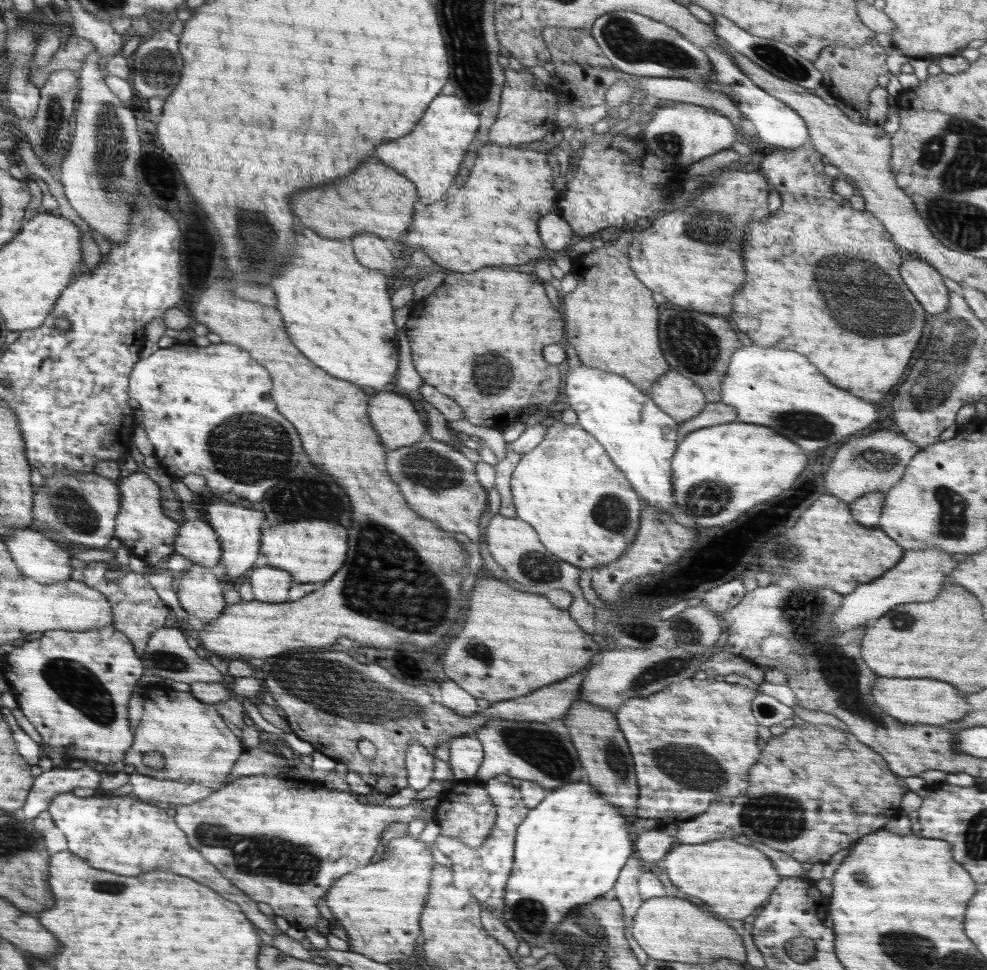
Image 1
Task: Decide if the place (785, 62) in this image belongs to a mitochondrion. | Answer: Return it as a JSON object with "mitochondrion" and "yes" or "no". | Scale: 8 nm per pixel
{"mitochondrion":"yes"}

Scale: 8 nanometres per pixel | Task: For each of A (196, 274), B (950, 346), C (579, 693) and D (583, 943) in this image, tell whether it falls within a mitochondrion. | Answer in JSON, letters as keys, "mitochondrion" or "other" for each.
{"A":"other","B":"mitochondrion","C":"other","D":"mitochondrion"}

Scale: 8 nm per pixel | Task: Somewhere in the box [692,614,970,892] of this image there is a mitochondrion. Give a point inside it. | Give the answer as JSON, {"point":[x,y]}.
{"point":[772,815]}

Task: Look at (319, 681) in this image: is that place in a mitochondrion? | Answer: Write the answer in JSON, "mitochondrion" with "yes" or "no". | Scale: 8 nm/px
{"mitochondrion":"yes"}

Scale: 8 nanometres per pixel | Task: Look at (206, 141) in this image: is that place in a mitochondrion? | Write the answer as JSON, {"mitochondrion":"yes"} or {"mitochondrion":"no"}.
{"mitochondrion":"no"}

